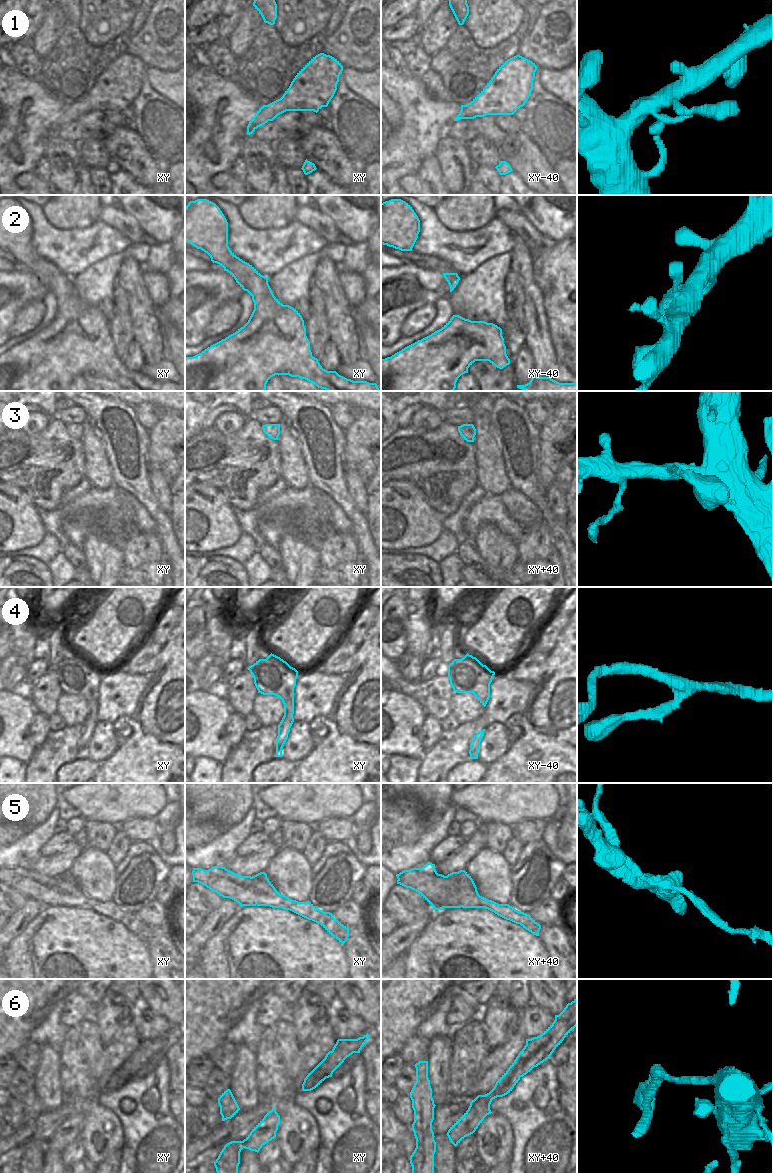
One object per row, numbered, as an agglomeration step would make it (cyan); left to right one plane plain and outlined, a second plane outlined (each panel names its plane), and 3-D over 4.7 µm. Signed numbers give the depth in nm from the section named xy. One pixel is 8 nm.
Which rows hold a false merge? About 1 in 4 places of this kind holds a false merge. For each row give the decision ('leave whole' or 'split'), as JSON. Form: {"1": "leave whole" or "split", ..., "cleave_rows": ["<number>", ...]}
{"1": "leave whole", "2": "leave whole", "3": "leave whole", "4": "leave whole", "5": "split", "6": "split", "cleave_rows": ["5", "6"]}

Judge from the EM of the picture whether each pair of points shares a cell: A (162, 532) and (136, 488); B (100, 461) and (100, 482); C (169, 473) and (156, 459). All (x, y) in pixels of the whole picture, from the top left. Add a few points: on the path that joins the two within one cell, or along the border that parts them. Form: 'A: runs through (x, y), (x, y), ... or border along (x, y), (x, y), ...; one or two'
A: runs through (162, 521), (147, 499); one
B: runs through (100, 466), (100, 477); one
C: border along (174, 457), (161, 469); two

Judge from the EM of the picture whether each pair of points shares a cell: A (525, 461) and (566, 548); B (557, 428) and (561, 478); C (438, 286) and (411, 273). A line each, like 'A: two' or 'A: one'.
A: one
B: two
C: one

